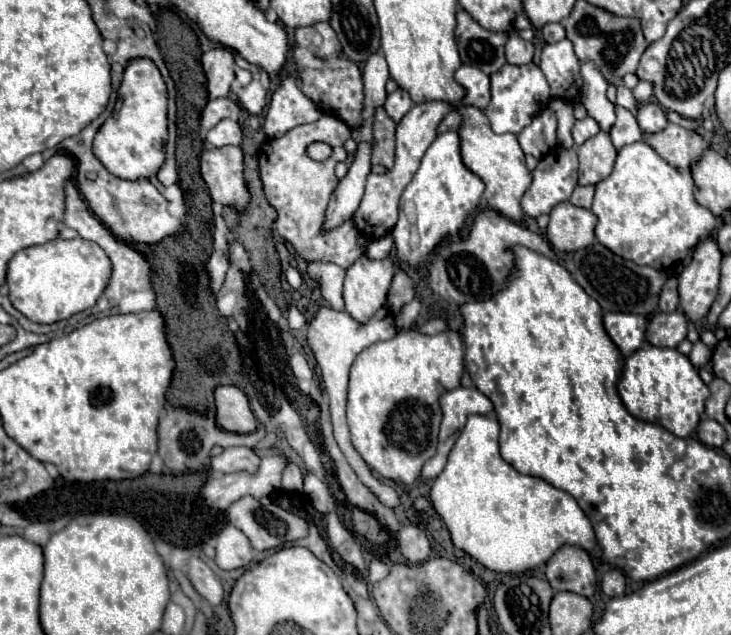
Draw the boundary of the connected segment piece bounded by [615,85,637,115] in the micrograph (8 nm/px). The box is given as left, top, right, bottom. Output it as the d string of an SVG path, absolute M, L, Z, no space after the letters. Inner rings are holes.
M617 85L617 101L615 103L625 107L625 109L629 109L633 115L637 113L637 103L635 103L631 91L627 87L623 87L623 85Z

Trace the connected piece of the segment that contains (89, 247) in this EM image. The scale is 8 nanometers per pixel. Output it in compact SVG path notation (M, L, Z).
M81 237L65 241L51 239L15 253L7 265L7 289L11 305L35 323L55 323L95 305L111 275L111 261L105 251Z

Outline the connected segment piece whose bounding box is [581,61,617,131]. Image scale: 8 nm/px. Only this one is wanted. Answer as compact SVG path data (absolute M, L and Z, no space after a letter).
M589 61L581 63L581 75L583 75L581 105L599 123L601 131L609 131L615 123L615 117L617 117L613 111L615 105L605 95L609 83L603 79L603 75Z

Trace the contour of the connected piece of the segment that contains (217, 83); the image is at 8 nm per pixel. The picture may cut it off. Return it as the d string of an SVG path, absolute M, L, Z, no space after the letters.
M217 47L203 55L203 71L207 75L207 93L209 99L219 99L229 95L229 87L235 79L235 63L231 51Z

